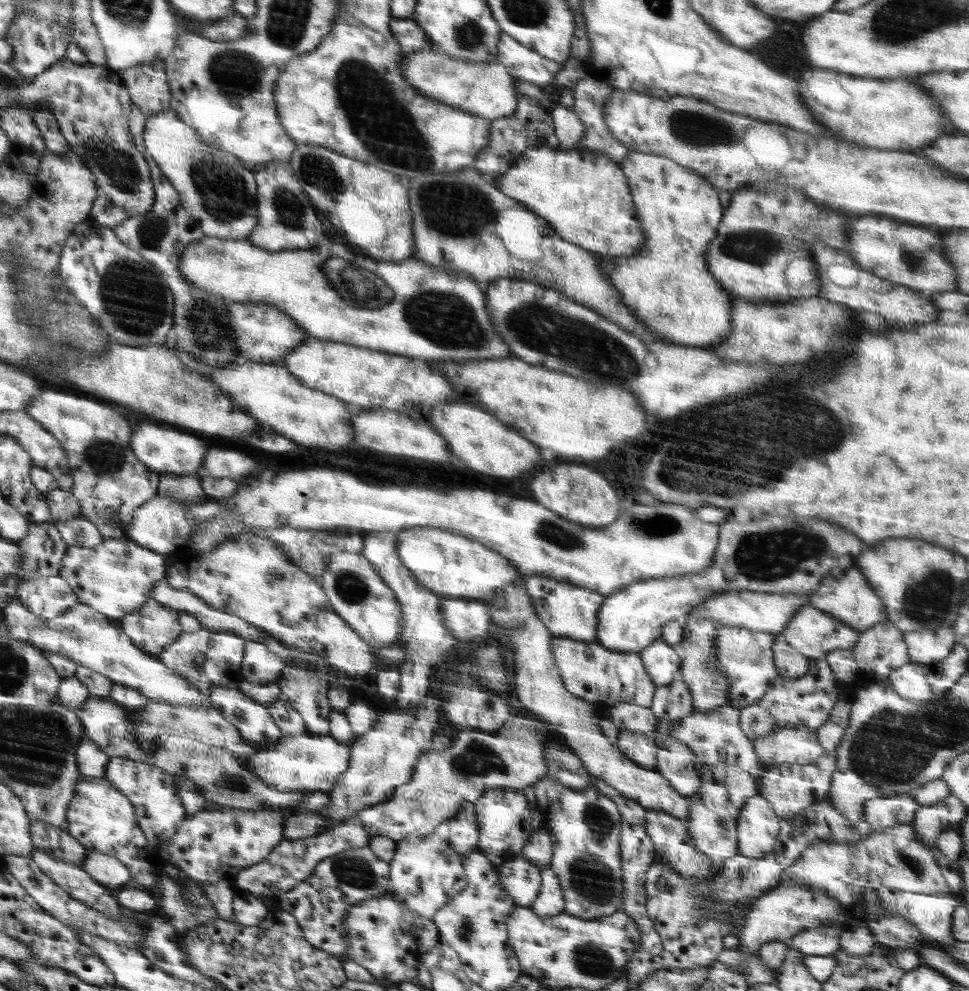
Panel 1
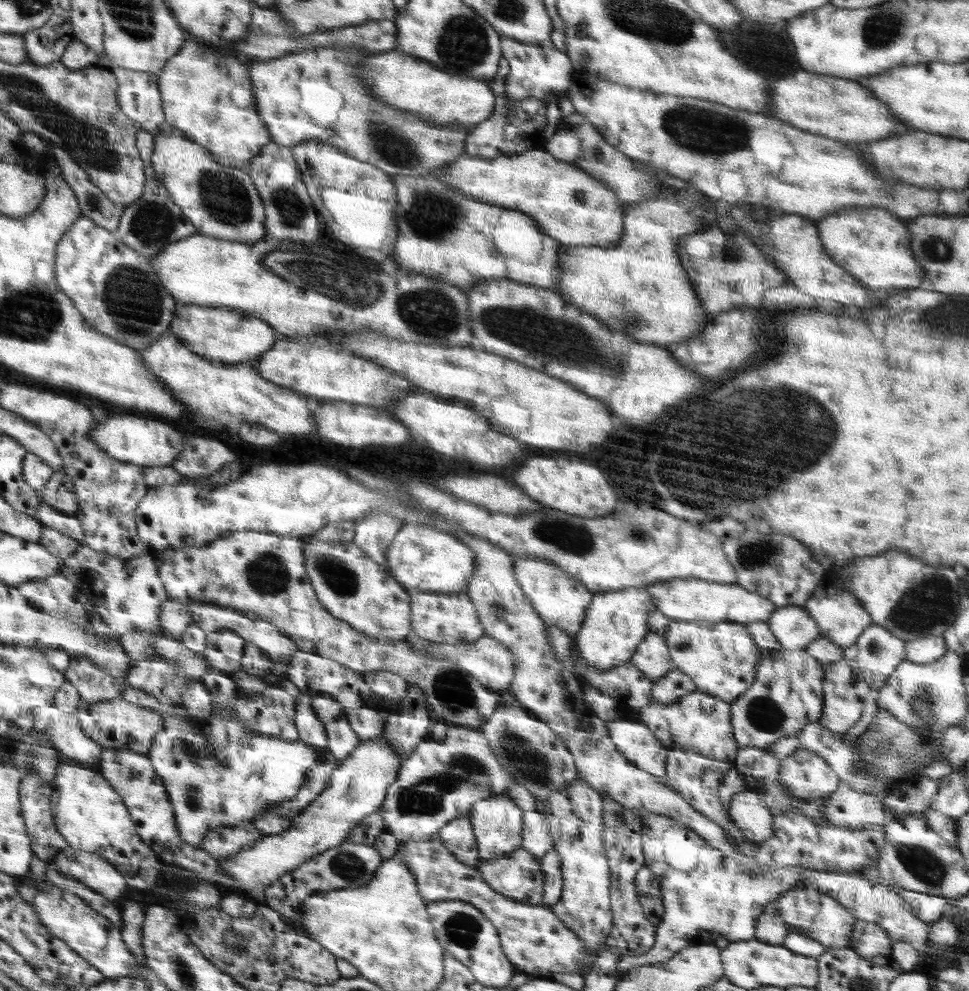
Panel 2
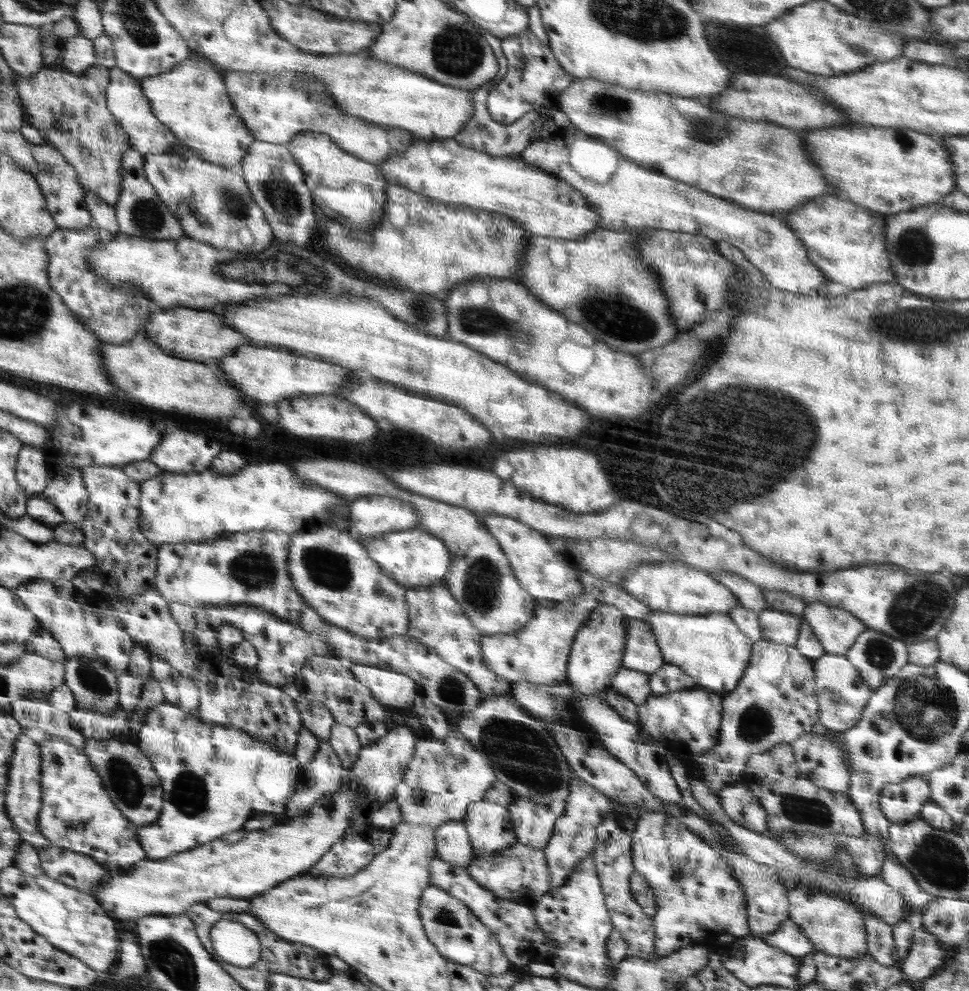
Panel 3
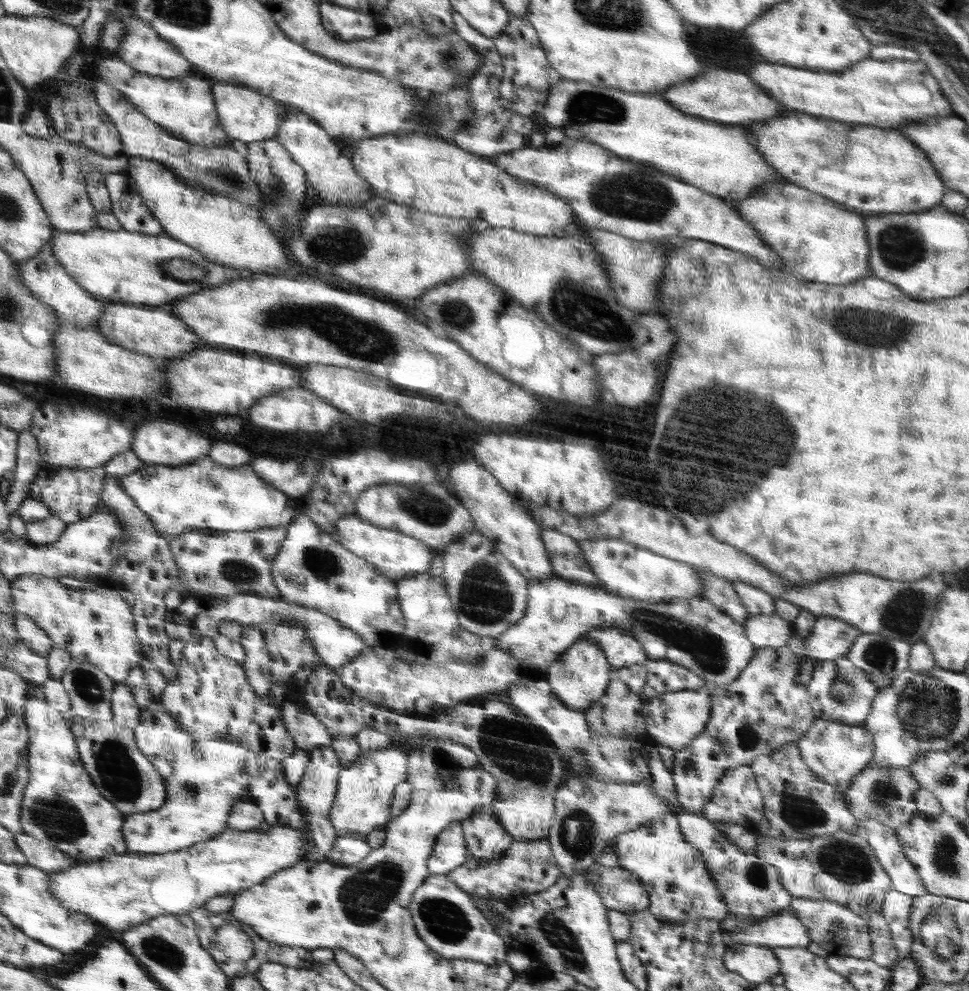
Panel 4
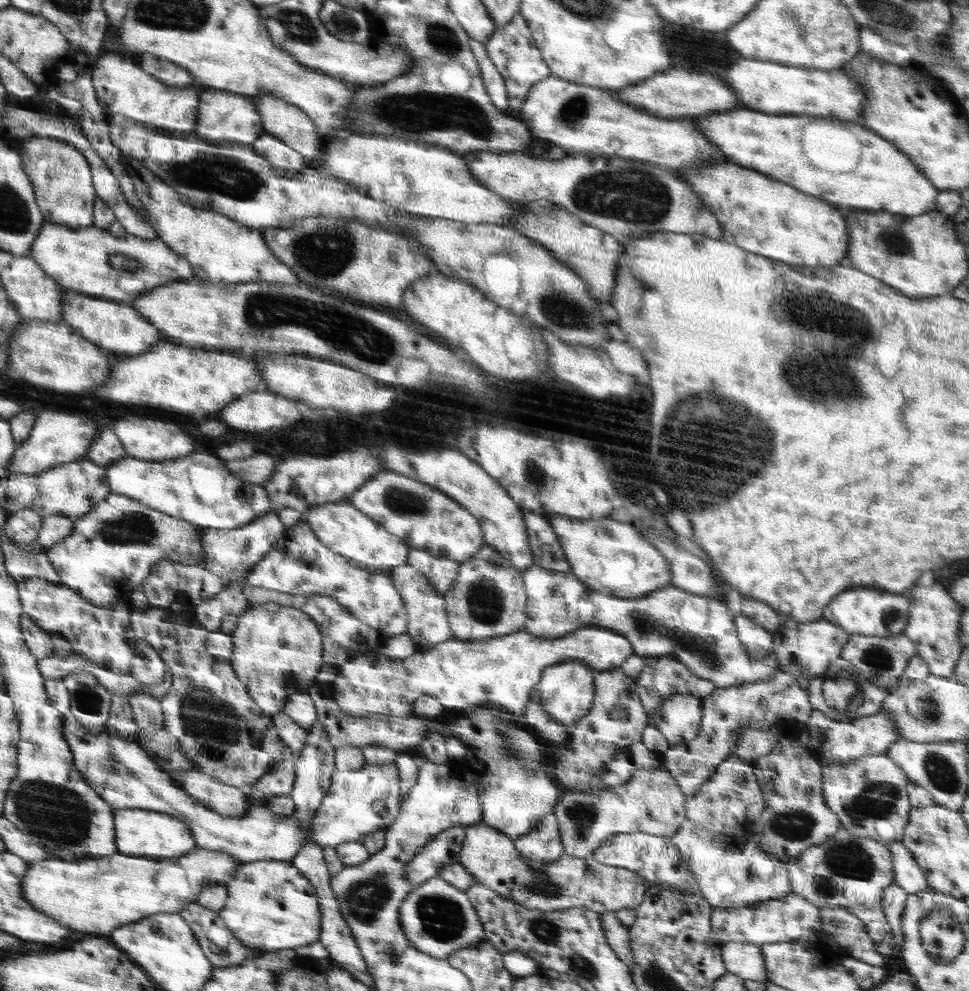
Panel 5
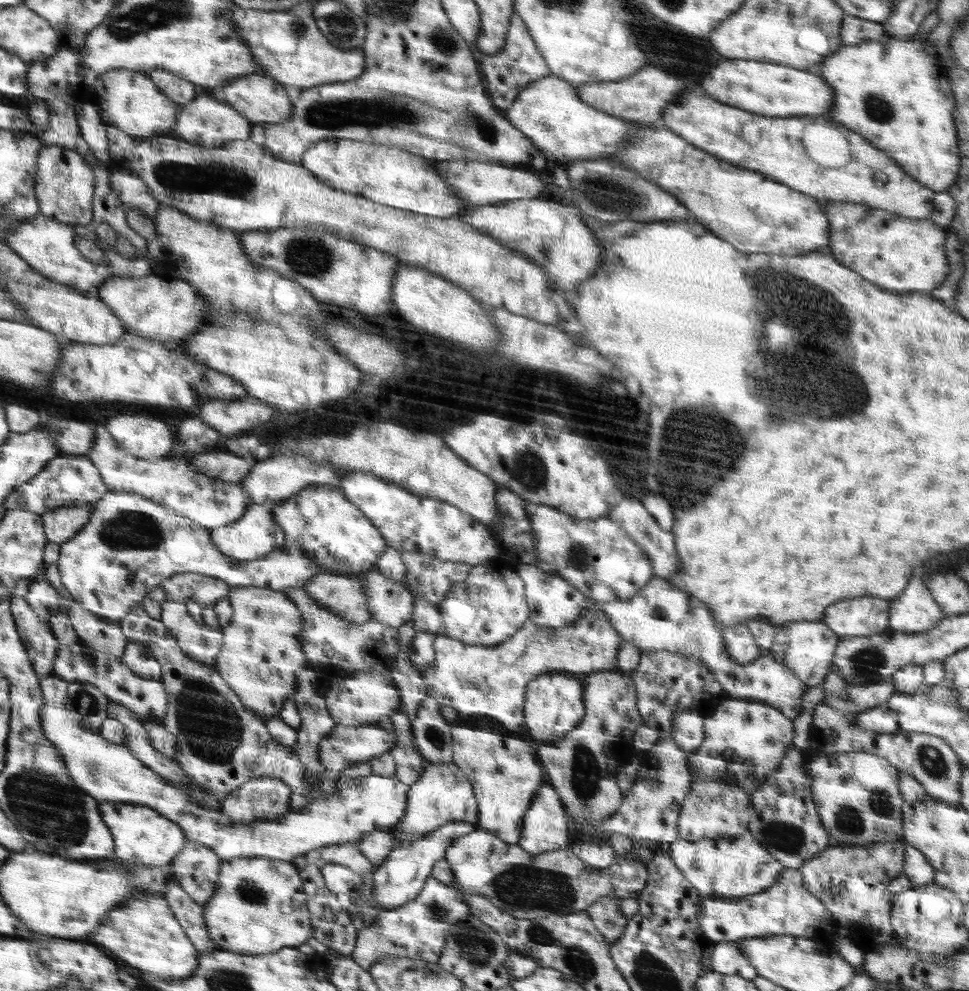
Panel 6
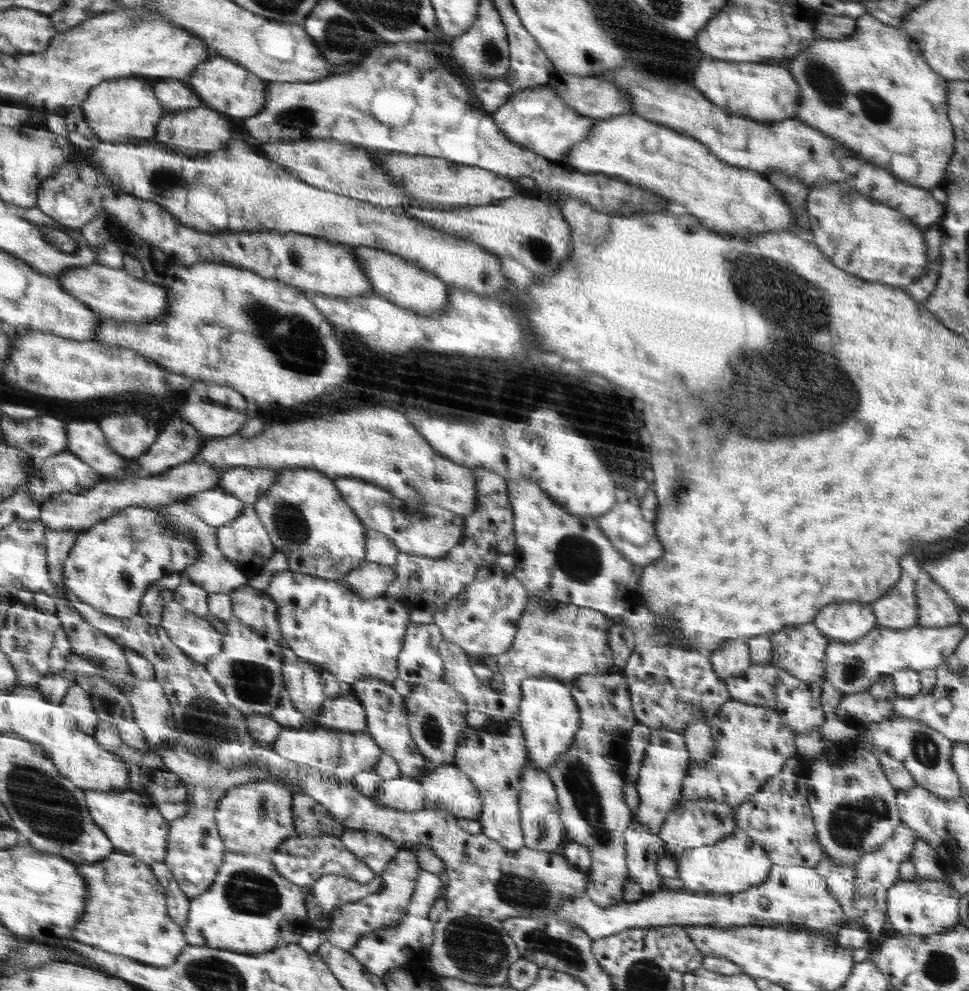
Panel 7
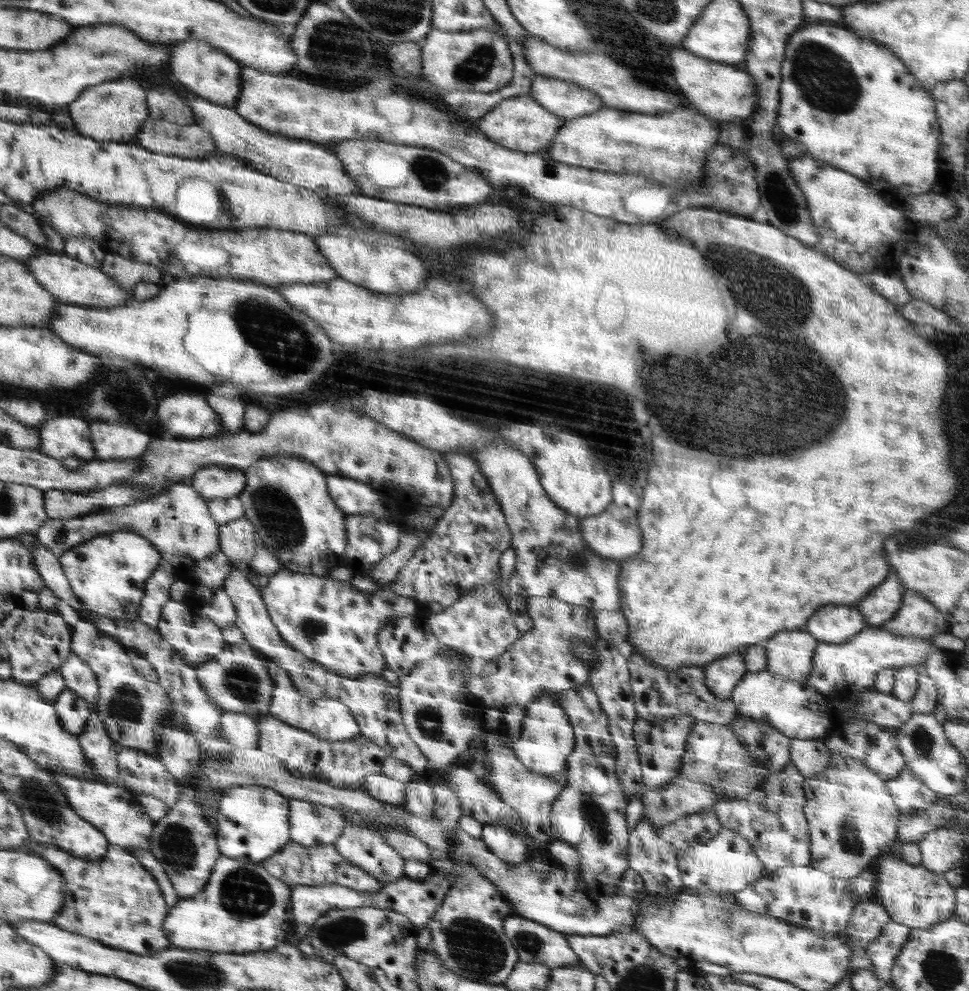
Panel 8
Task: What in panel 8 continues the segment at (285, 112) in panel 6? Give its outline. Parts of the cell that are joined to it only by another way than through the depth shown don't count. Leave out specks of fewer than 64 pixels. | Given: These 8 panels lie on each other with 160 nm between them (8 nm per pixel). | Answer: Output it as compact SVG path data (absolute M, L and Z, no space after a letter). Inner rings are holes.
M196 39L175 41L171 43L171 46L174 48L170 52L168 71L181 82L186 90L213 103L235 108L242 94L242 67L235 59L208 42Z

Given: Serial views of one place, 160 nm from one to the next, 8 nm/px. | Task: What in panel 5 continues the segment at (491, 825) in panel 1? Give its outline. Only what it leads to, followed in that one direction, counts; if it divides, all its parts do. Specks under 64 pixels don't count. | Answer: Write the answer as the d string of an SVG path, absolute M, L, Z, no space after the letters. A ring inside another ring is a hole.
M483 822L465 827L459 863L474 877L476 883L491 887L506 900L520 902L519 905L526 910L550 912L584 906L600 913L620 909L638 911L647 903L651 887L637 872L606 866L591 856L581 859L562 853L553 863L534 870L515 849L513 839Z

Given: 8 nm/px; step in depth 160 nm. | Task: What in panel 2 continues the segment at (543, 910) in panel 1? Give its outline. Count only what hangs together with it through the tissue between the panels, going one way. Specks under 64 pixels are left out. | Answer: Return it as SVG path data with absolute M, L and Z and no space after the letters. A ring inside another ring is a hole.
M550 849L541 859L541 869L544 873L543 902L549 908L559 901L563 891L564 878L561 871L561 858L558 851Z

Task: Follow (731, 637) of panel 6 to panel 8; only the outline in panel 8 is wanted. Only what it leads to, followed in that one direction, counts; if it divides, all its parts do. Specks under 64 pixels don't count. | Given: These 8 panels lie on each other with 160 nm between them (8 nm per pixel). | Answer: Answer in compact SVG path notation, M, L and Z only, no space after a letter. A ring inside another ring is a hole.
M737 651L725 655L705 667L706 687L718 700L731 699L737 682L740 682L747 673L743 653Z

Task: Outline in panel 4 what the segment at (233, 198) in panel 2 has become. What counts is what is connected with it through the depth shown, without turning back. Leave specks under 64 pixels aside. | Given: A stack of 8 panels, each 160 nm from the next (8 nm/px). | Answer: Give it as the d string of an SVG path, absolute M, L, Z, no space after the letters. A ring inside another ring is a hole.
M128 157L126 168L139 184L140 196L147 200L156 219L164 226L163 234L203 252L204 256L220 266L236 270L249 270L255 276L272 275L287 268L286 248L282 240L263 219L260 210L243 203L216 195L202 184L192 187L188 180L180 179L168 166L155 160Z

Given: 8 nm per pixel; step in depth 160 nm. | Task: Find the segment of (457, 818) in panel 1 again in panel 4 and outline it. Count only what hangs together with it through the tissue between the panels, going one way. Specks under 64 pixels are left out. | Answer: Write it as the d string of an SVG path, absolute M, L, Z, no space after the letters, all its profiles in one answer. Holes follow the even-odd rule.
M453 822L438 835L427 866L432 875L447 875L448 872L465 863L469 856L462 825L459 822Z

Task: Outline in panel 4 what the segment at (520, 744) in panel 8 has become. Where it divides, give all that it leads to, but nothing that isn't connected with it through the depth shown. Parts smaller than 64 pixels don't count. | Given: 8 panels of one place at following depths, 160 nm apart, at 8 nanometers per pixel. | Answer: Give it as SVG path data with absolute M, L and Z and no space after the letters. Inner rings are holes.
M584 637L569 646L556 663L552 663L545 680L554 691L554 695L566 707L572 710L588 710L606 693L611 684L611 675L614 673L615 669L612 668L606 651L599 646L598 642L592 642L591 638Z

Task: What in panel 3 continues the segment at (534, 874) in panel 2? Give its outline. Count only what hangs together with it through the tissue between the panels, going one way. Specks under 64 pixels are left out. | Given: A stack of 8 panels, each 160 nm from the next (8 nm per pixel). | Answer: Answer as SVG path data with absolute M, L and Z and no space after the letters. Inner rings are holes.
M522 843L514 844L501 853L474 856L465 869L482 888L504 900L531 904L551 889L551 876L543 849Z

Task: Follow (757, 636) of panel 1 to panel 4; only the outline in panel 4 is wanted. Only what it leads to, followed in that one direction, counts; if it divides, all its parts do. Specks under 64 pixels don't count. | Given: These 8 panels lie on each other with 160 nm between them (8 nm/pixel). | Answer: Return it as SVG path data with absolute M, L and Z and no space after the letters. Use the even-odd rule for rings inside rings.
M560 577L529 582L528 593L530 604L527 606L526 616L518 624L511 626L506 633L487 640L487 645L498 647L501 651L512 655L519 666L523 667L524 678L545 679L552 663L556 663L569 646L581 640L584 633L597 627L630 630L635 639L644 647L648 659L674 662L696 674L709 687L734 683L742 670L750 663L751 657L755 655L756 648L746 638L743 625L735 622L731 616L706 599L692 597L690 600L676 599L668 602L638 601Z

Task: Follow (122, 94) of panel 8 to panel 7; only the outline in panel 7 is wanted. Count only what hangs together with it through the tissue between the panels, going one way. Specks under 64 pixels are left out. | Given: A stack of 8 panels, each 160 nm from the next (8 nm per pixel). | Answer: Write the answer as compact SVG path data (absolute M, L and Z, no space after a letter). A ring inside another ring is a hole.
M136 76L110 79L93 86L86 100L82 101L81 110L92 132L104 142L128 143L130 138L151 139L156 136L160 120L167 116L154 87Z

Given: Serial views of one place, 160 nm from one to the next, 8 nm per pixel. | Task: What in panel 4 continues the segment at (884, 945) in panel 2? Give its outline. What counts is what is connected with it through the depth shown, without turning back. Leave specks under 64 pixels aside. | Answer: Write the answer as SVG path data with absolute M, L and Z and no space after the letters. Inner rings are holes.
M836 831L831 835L804 840L774 840L765 842L757 835L757 845L752 851L769 865L775 866L781 883L792 896L814 900L831 900L848 907L862 917L869 926L873 948L870 958L880 966L893 967L899 954L883 915L882 905L887 890L893 888L891 878L882 869L872 847L862 833Z

